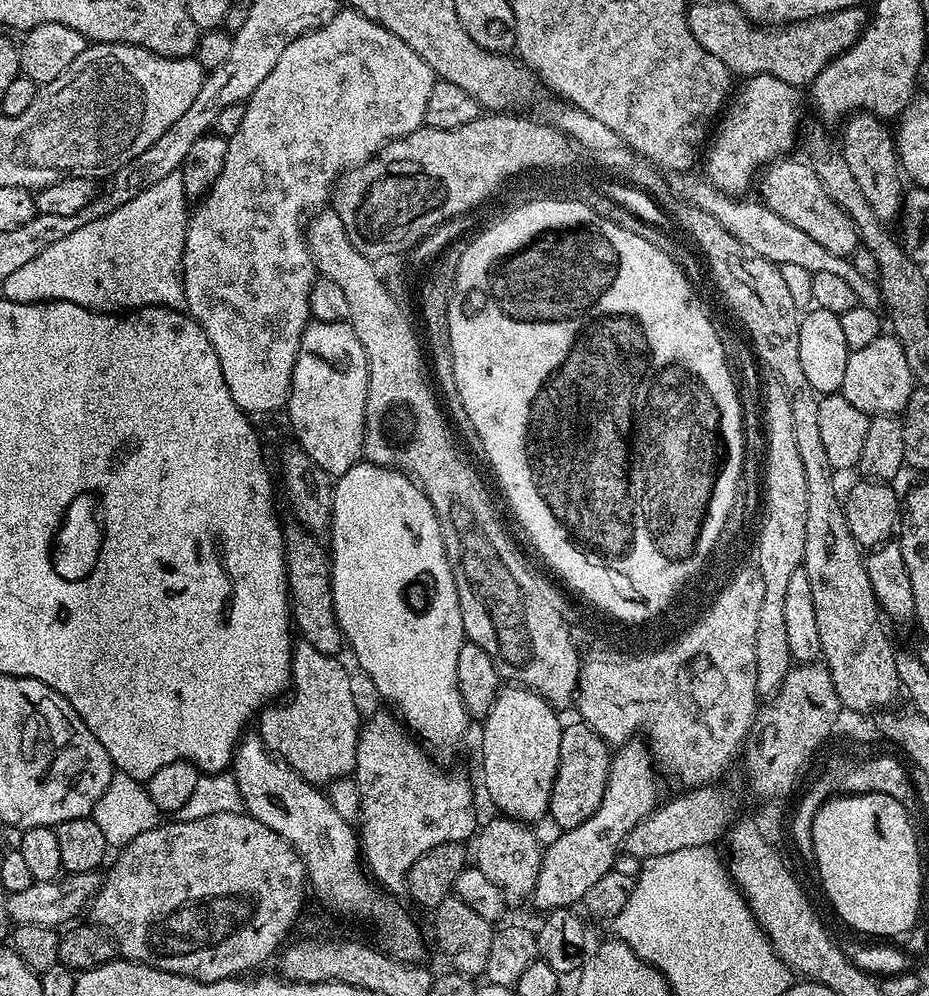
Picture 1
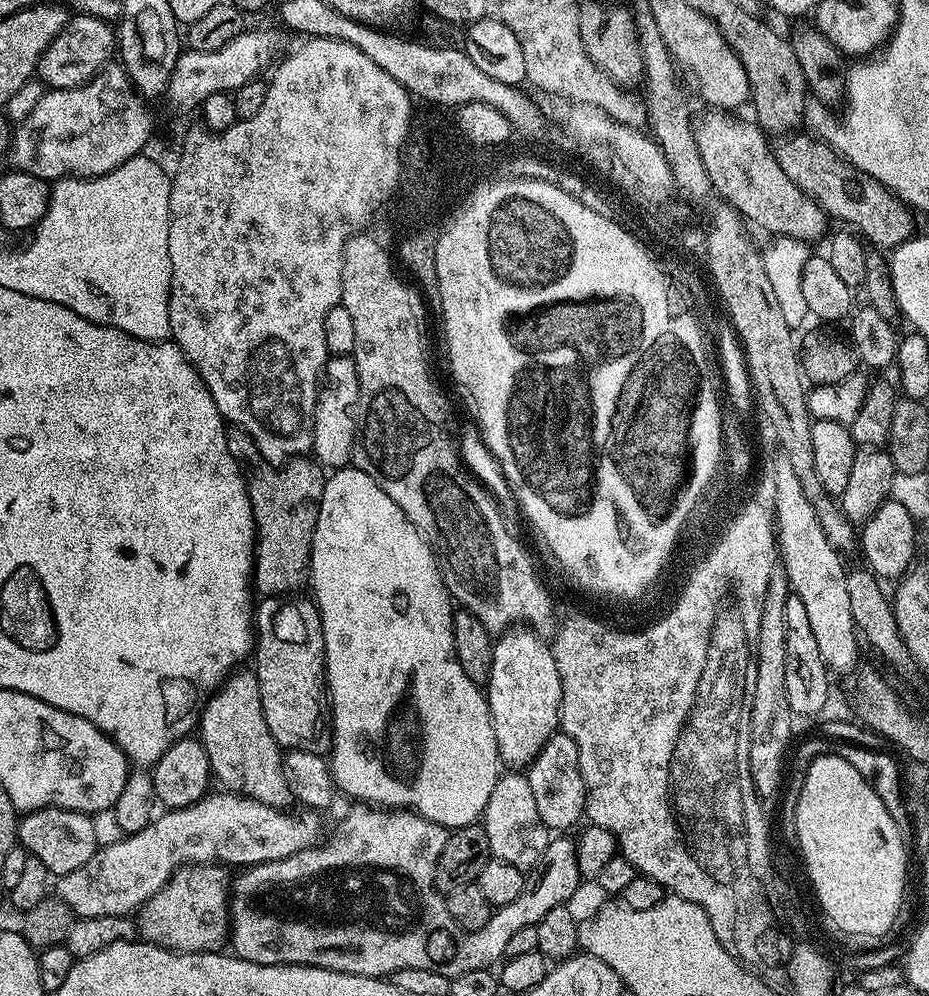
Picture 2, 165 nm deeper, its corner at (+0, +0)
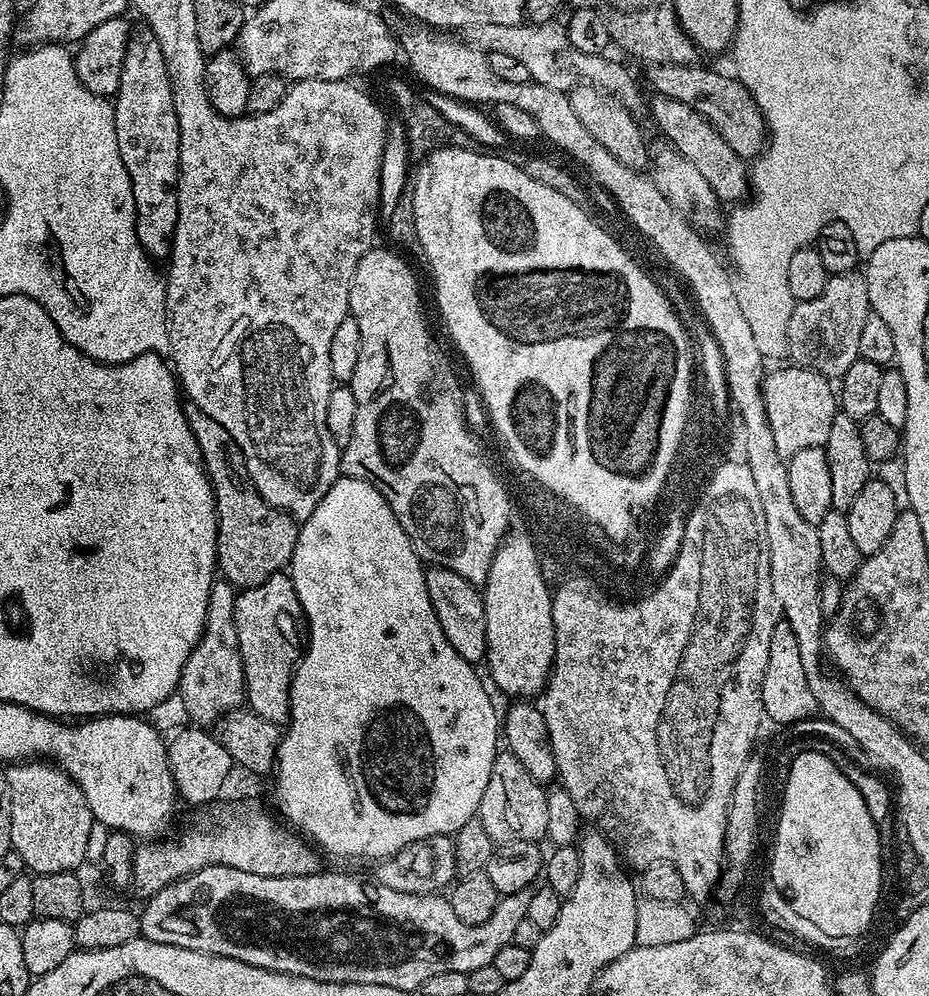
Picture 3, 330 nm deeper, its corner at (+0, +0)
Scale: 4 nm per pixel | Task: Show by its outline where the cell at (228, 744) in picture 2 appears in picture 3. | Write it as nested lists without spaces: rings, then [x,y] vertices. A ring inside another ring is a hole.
[[[220,578],[210,590],[204,634],[194,646],[190,658],[182,666],[178,694],[186,702],[186,714],[196,726],[212,726],[225,716],[237,711],[245,703],[244,667],[234,626],[234,606],[237,589]],[[213,723],[213,724],[212,724]],[[212,724],[212,725],[208,725]]]

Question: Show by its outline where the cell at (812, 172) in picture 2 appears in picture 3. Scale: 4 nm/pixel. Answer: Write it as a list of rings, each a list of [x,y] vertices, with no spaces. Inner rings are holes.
[[[657,64],[651,65],[648,80],[655,93],[674,98],[684,105],[698,110],[714,126],[724,142],[743,160],[753,160],[767,143],[767,128],[758,104],[735,76],[722,74],[701,65]]]

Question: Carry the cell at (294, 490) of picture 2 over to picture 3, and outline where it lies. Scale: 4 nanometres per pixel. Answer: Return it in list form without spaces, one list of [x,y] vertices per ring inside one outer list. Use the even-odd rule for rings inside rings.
[[[191,402],[184,404],[184,413],[190,434],[194,434],[194,442],[198,442],[216,499],[216,563],[219,575],[237,590],[262,586],[266,578],[284,572],[291,565],[300,524],[290,513],[270,506],[262,494],[258,494],[254,482],[248,477],[246,458],[238,442],[230,438],[230,430],[226,430],[226,426],[214,422],[210,414]]]

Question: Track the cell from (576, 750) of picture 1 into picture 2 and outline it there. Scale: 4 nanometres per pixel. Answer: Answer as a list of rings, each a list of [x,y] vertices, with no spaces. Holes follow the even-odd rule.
[[[557,730],[538,750],[526,769],[526,775],[534,794],[534,803],[538,806],[538,815],[548,829],[568,830],[564,828],[581,823],[579,820],[584,816],[584,783],[582,770],[578,766],[578,746],[574,746],[574,738],[567,736],[563,730]]]

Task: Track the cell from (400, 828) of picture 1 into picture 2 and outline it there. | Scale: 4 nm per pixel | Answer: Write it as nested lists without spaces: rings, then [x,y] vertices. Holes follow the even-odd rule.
[[[363,802],[353,803],[351,806],[353,808],[341,818],[340,825],[337,826],[336,833],[329,838],[328,844],[326,840],[326,842],[321,843],[317,847],[307,848],[298,854],[294,854],[289,860],[263,865],[262,872],[265,872],[270,879],[276,880],[279,876],[285,876],[285,878],[288,879],[285,884],[260,885],[258,881],[251,880],[248,876],[240,876],[237,880],[235,877],[235,879],[231,881],[230,948],[235,955],[242,957],[243,960],[254,962],[255,964],[305,964],[311,968],[325,968],[326,970],[334,970],[335,972],[349,972],[355,976],[390,978],[398,970],[406,970],[409,968],[410,970],[434,970],[451,978],[458,974],[466,974],[466,970],[478,970],[479,968],[491,969],[497,962],[503,961],[505,959],[504,951],[506,950],[506,945],[510,943],[510,937],[514,935],[516,931],[522,930],[522,926],[536,926],[548,911],[554,910],[554,906],[568,904],[569,901],[571,901],[571,896],[582,887],[582,881],[578,874],[575,839],[569,838],[569,840],[567,840],[567,838],[564,837],[567,835],[557,835],[560,836],[557,840],[556,837],[549,839],[538,867],[527,877],[526,887],[522,890],[522,894],[518,894],[518,898],[514,898],[514,902],[495,909],[490,918],[490,922],[486,922],[486,926],[482,926],[478,930],[466,930],[458,922],[454,922],[454,918],[448,909],[448,901],[445,893],[441,892],[436,886],[436,863],[442,854],[442,846],[448,841],[450,835],[449,829],[442,827],[440,824],[430,822],[426,818],[422,818],[417,812],[385,810],[379,806],[373,806]],[[335,868],[377,868],[380,872],[368,872],[365,876],[360,872],[348,872],[345,876],[316,876],[319,872],[332,872]]]

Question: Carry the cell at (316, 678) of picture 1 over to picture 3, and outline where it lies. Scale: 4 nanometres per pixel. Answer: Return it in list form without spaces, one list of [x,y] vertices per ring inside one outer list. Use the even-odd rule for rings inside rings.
[[[284,572],[266,578],[262,586],[243,589],[236,597],[234,626],[242,654],[246,704],[257,716],[277,726],[288,723],[288,692],[292,689],[292,673],[302,655],[302,628],[292,616],[300,615],[294,582]]]

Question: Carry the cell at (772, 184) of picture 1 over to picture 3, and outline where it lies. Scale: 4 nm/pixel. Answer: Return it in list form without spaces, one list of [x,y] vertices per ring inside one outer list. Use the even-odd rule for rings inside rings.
[[[659,94],[653,95],[652,98],[650,114],[652,110],[652,120],[656,123],[657,130],[664,135],[662,137],[668,144],[680,152],[682,158],[690,162],[706,178],[716,199],[721,202],[743,201],[750,192],[749,165],[723,141],[711,122],[704,118],[698,110],[694,110],[674,98]]]

